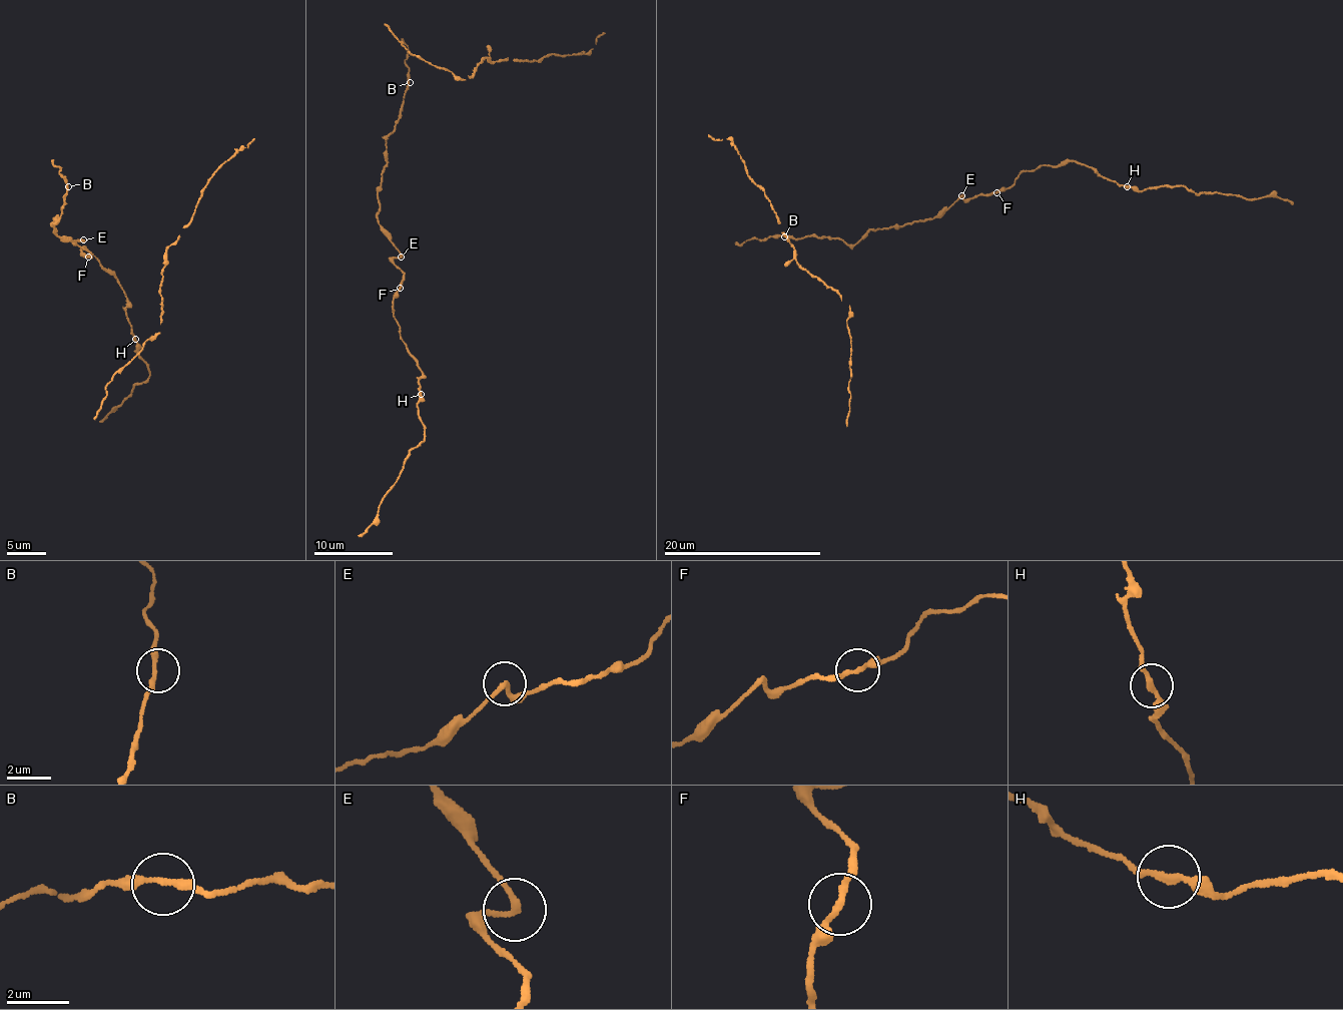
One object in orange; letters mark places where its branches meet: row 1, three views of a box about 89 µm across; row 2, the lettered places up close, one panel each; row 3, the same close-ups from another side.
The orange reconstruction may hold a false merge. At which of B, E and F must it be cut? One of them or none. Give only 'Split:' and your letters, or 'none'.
Split: F

